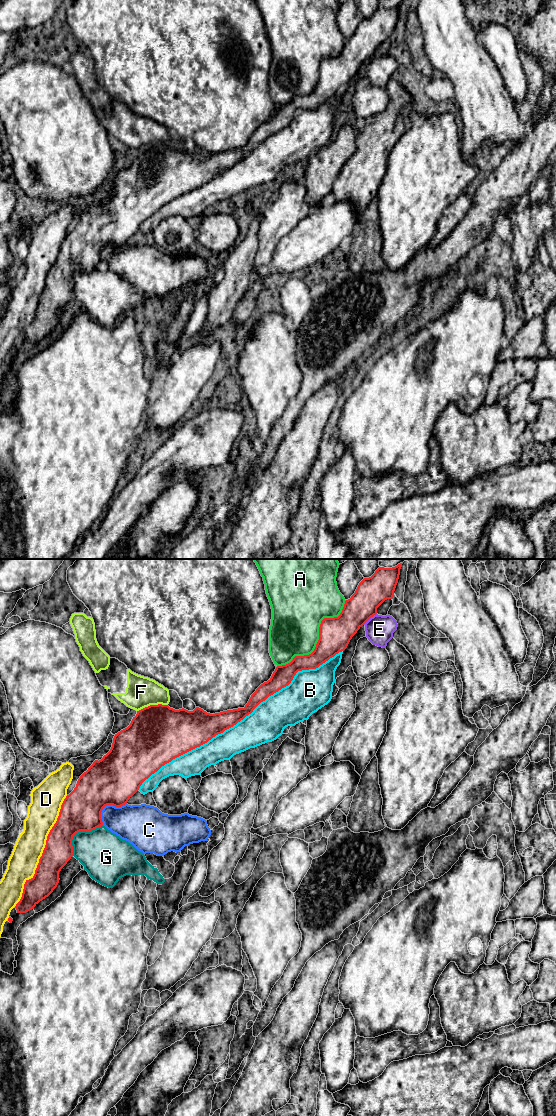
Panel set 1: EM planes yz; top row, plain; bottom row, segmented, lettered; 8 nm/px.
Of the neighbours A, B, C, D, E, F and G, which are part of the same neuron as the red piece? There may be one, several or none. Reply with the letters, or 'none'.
B

